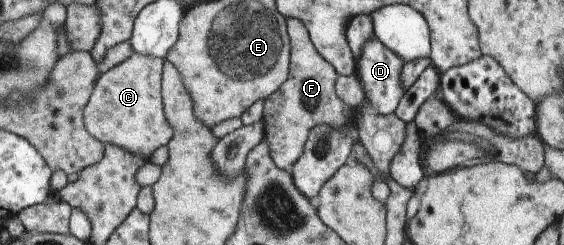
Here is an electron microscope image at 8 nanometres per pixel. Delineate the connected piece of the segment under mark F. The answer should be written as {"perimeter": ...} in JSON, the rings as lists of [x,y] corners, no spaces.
{"perimeter":[[[293,17],[286,18],[287,34],[291,45],[288,79],[268,99],[263,101],[264,143],[275,166],[292,173],[294,164],[303,154],[310,132],[319,125],[344,131],[347,107],[336,95],[335,85],[339,75],[335,69],[315,50],[304,24]]]}

